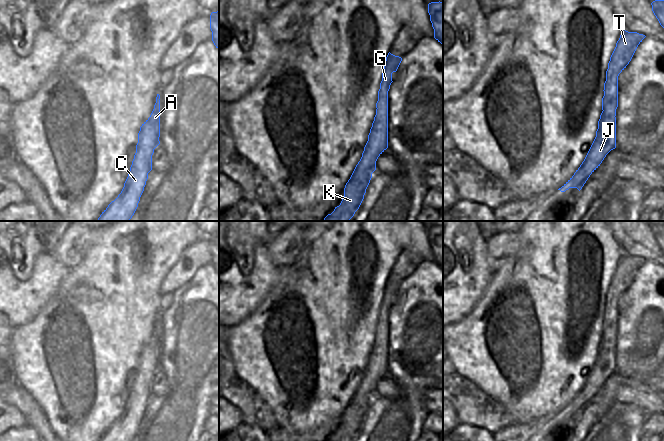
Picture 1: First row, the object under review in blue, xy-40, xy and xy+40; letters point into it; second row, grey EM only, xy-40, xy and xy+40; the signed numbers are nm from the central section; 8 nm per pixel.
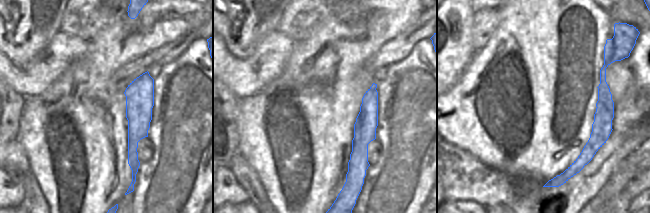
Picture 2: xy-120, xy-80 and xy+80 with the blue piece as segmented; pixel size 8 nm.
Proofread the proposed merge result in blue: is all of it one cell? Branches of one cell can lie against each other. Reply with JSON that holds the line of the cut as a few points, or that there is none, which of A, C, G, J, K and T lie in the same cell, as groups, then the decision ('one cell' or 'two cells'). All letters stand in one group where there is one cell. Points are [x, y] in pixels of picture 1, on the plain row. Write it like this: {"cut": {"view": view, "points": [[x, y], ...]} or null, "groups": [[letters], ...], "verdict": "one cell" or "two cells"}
{"cut": {"view": "xy+40", "points": [[602, 335], [614, 341]]}, "groups": [["A", "C", "J", "K"], ["G", "T"]], "verdict": "two cells"}

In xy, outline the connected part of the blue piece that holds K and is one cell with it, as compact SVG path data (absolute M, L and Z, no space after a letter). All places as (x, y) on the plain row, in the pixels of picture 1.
M378 333L364 371L362 381L356 389L344 412L344 421L326 441L353 441L359 433L366 413L376 394L378 381L388 372L388 340L383 340Z

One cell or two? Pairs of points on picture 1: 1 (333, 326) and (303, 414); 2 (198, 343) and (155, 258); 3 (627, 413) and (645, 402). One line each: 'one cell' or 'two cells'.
1: one cell
2: two cells
3: two cells

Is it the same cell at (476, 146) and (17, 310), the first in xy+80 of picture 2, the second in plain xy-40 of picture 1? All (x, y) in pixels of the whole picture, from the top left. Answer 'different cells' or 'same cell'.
different cells

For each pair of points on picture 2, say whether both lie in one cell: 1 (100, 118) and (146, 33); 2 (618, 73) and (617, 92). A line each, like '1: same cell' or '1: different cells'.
1: same cell
2: same cell

